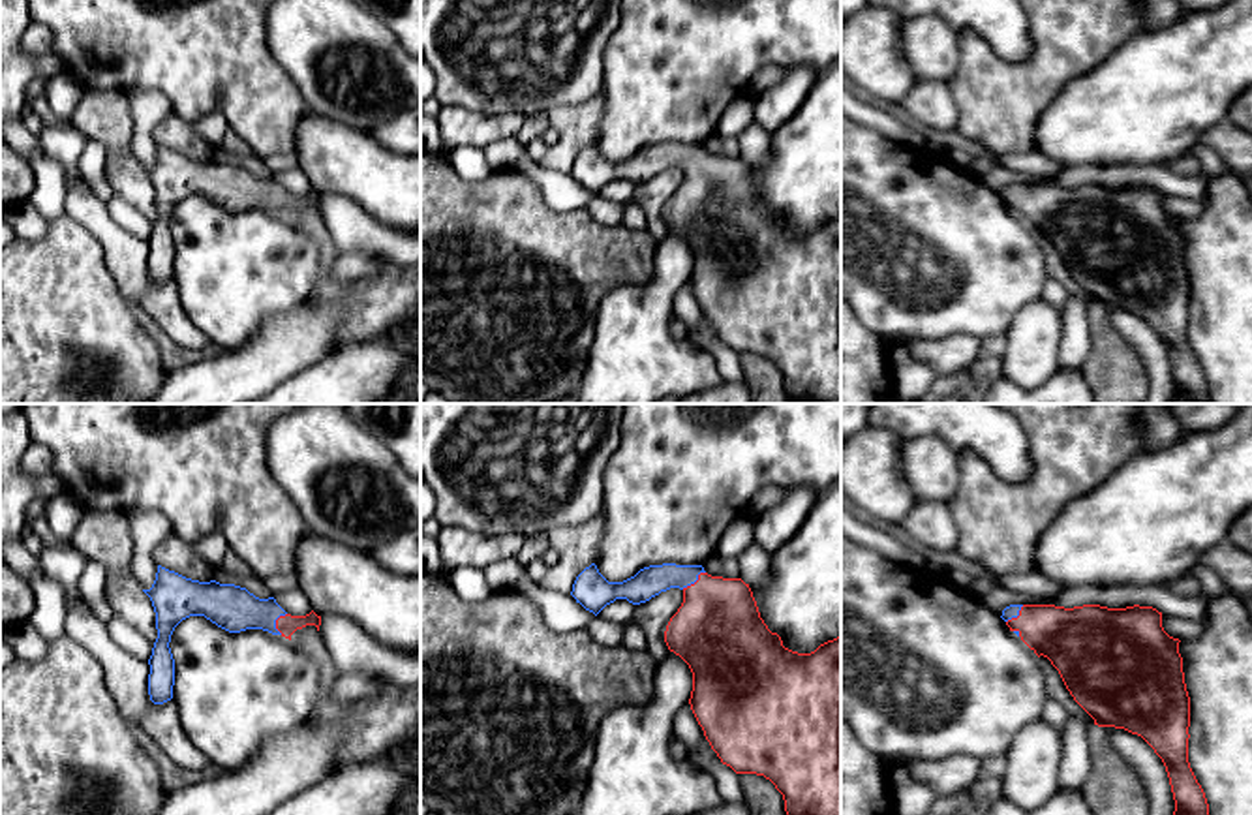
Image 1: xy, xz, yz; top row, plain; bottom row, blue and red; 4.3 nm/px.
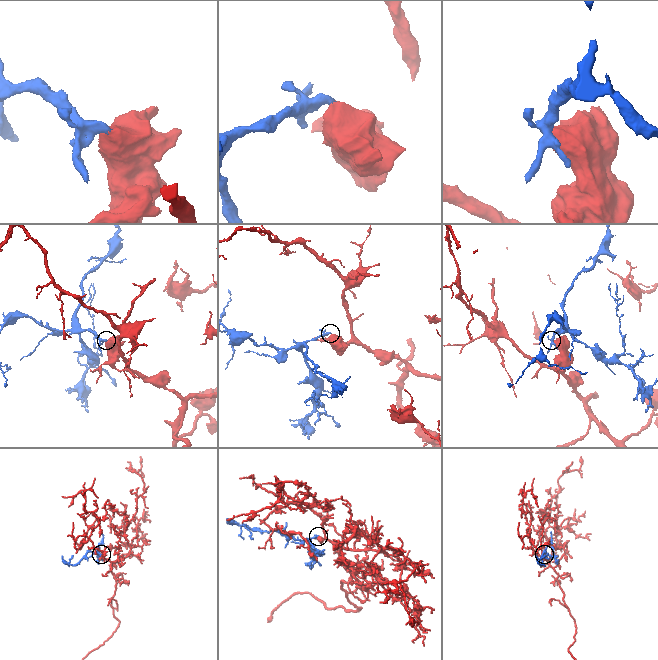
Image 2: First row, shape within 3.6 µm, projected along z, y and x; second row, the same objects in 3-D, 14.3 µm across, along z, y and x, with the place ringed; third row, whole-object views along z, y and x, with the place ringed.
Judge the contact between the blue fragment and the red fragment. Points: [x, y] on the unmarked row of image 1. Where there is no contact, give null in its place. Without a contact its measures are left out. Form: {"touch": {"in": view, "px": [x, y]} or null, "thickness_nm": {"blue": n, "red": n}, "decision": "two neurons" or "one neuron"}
{"touch": {"in": "xz", "px": [693, 162]}, "thickness_nm": {"blue": 130, "red": 380}, "decision": "one neuron"}

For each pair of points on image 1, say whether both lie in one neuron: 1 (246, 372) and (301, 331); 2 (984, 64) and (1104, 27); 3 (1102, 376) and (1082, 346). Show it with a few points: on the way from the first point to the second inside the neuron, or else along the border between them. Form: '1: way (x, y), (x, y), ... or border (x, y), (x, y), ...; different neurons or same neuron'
1: way (259, 372), (288, 344); same neuron
2: way (1014, 74), (1040, 74), (1074, 40); same neuron
3: border (1089, 310), (1091, 353), (1082, 369); different neurons

